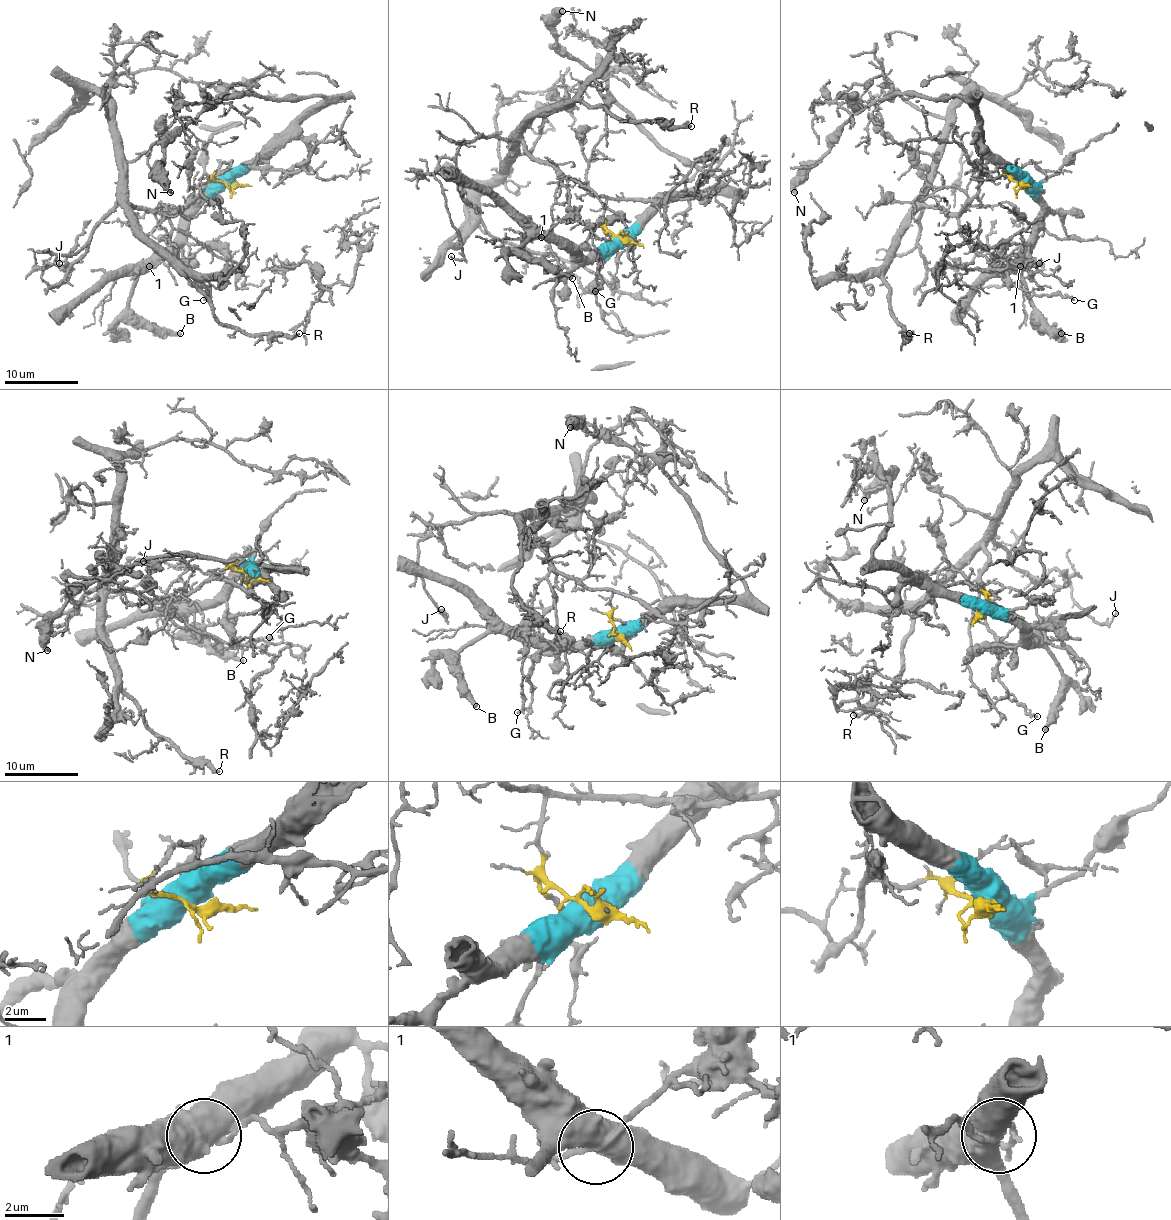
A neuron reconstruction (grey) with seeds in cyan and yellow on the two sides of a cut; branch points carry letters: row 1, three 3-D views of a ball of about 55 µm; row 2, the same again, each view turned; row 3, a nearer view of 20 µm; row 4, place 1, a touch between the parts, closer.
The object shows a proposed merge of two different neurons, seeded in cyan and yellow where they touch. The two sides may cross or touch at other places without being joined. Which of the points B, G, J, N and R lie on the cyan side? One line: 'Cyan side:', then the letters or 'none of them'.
Cyan side: B, N

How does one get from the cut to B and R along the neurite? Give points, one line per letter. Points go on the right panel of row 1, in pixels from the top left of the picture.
B: (1021, 184), (1041, 207), (1037, 237), (1019, 266), (1019, 273), (1034, 306), (1048, 325), (1061, 334)
R: (1021, 184), (1008, 176), (982, 176), (979, 191), (957, 213), (920, 206), (883, 275), (891, 314), (909, 334)

